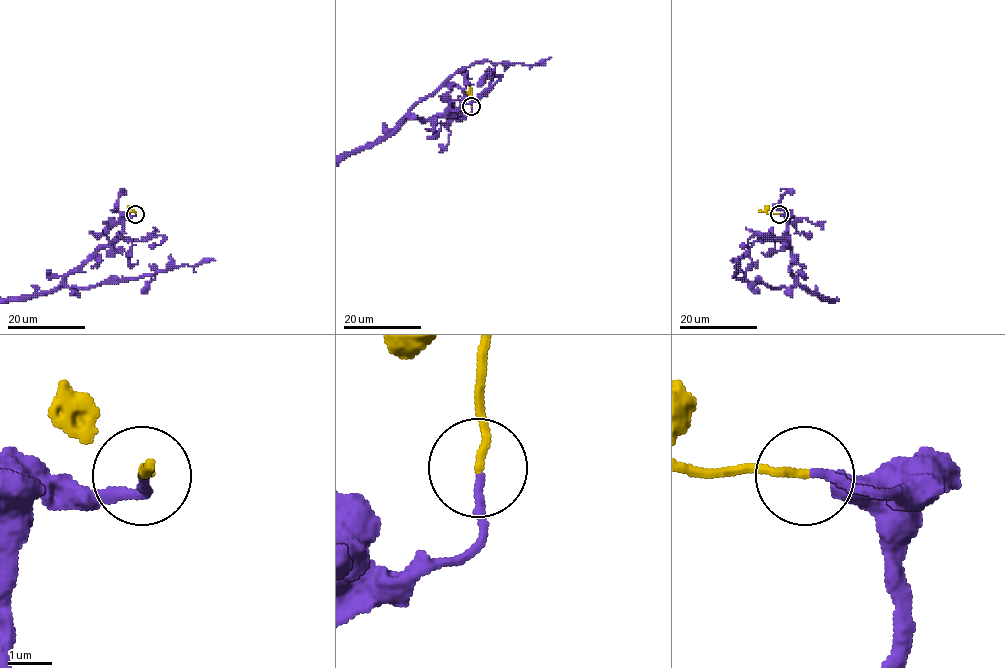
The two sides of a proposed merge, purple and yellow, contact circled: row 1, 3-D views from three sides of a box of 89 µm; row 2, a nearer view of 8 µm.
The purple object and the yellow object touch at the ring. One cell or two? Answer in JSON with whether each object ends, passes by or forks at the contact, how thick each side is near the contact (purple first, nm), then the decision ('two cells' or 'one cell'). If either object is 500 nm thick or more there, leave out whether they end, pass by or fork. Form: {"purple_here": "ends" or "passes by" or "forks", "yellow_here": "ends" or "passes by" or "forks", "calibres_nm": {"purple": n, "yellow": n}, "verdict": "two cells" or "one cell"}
{"purple_here": "ends", "yellow_here": "ends", "calibres_nm": {"purple": 190, "yellow": 190}, "verdict": "one cell"}

